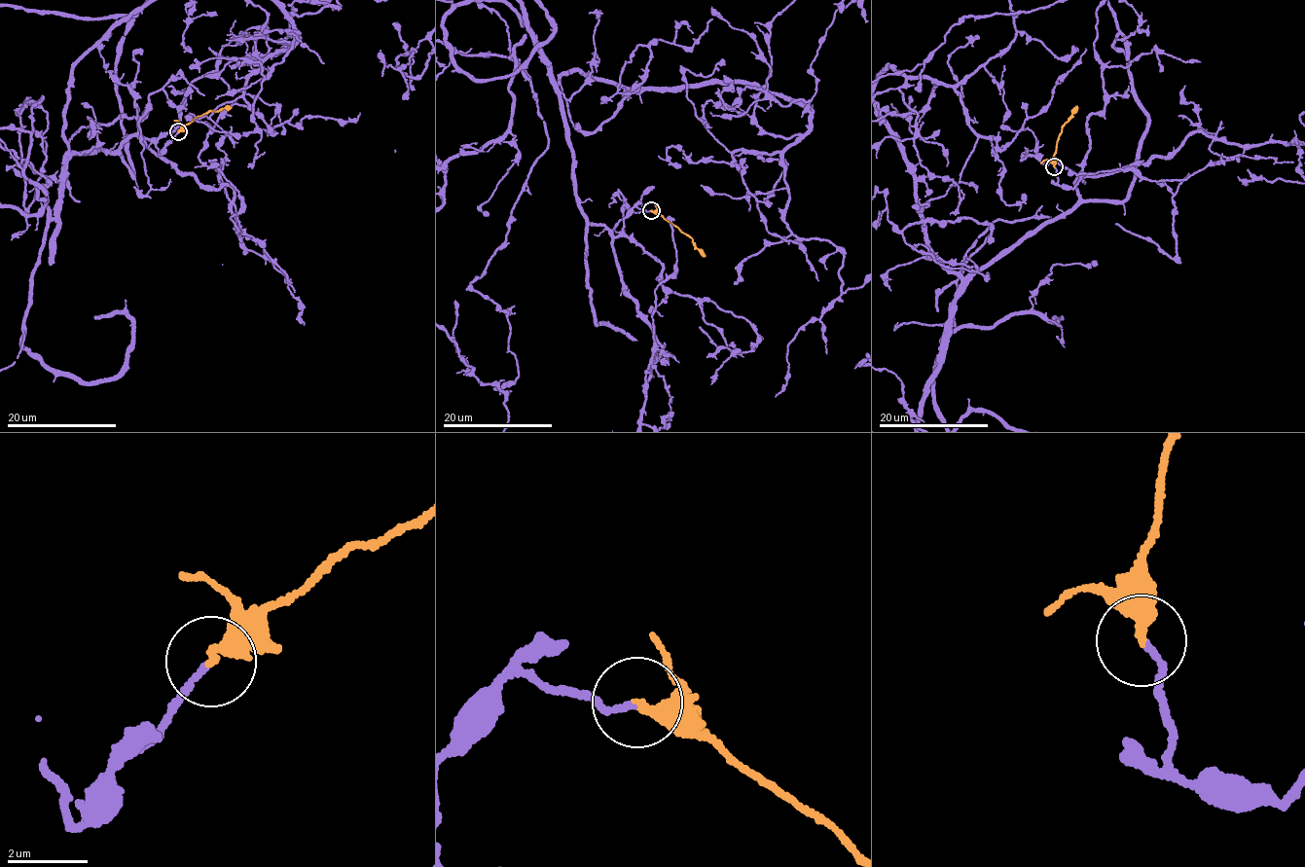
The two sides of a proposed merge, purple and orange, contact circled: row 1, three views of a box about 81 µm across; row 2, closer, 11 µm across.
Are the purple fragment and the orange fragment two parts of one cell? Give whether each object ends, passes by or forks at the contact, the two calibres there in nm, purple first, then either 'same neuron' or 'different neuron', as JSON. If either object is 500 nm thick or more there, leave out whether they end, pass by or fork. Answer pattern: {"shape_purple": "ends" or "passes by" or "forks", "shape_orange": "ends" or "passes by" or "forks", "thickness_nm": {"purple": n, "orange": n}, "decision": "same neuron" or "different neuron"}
{"shape_purple": "ends", "shape_orange": "ends", "thickness_nm": {"purple": 140, "orange": 360}, "decision": "same neuron"}

